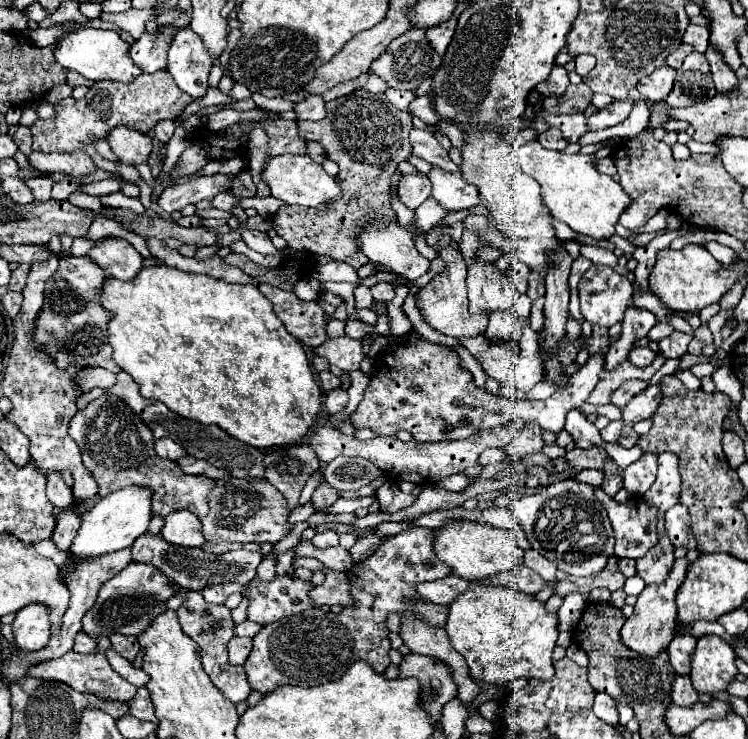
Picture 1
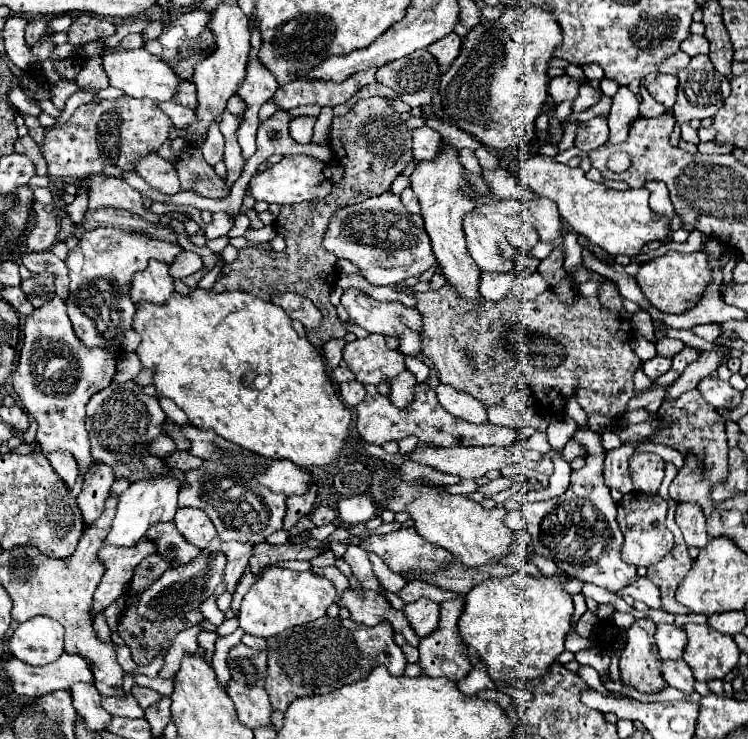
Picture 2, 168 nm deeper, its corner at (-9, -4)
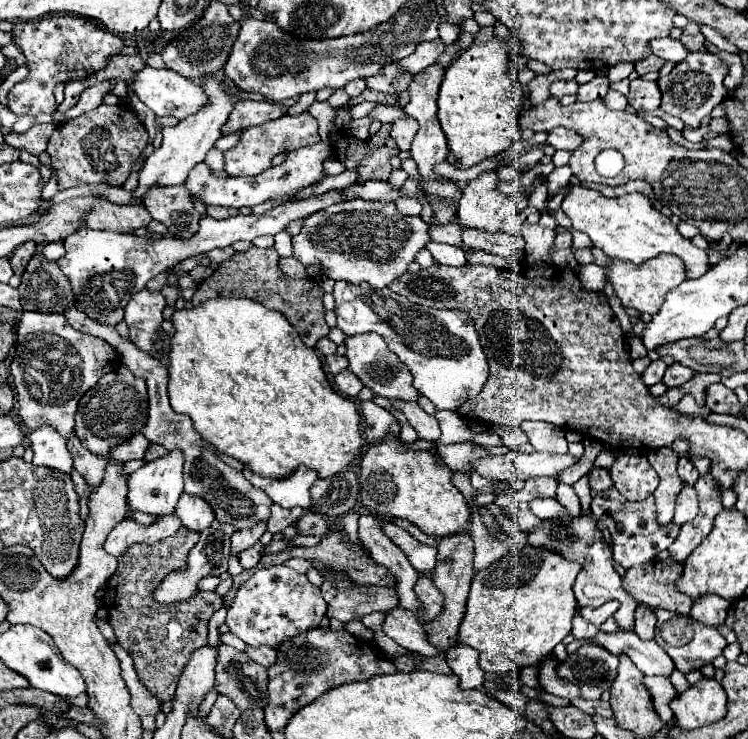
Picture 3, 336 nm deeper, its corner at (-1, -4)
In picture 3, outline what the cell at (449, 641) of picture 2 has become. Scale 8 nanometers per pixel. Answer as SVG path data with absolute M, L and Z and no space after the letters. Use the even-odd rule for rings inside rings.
M458 532L458 536L446 536L444 540L438 540L438 564L436 570L432 572L432 580L438 586L438 590L444 594L444 610L442 614L432 622L424 624L430 642L440 650L448 650L450 644L456 644L456 632L458 632L458 624L464 618L464 604L468 598L468 588L470 588L470 580L474 576L474 568L472 568L472 558L474 558L474 540L470 536L470 532Z

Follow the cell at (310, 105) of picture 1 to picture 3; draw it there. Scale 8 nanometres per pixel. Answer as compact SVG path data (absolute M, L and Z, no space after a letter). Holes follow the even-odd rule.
M302 112L298 116L282 116L274 122L266 122L262 126L244 130L238 146L224 152L224 170L228 172L228 176L256 176L272 166L272 158L276 154L290 152L290 150L294 152L298 148L304 148L304 146L310 146L316 142L320 142L318 124L308 112Z

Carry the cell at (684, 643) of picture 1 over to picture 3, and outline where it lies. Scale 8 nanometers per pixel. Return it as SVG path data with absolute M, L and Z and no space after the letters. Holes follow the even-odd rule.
M638 606L634 612L634 632L642 638L642 640L652 640L654 638L654 630L656 630L656 616L654 610L648 606Z

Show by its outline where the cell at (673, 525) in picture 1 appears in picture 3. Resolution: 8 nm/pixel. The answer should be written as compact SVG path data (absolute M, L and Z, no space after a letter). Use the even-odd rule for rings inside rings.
M684 486L678 500L676 500L676 514L674 514L674 522L678 526L682 526L684 522L694 520L694 516L698 514L698 494L692 486Z

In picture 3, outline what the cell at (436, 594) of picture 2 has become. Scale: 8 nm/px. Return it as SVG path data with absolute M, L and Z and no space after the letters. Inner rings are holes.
M364 586L354 590L338 592L328 602L328 618L350 622L370 612L388 612L398 606L398 594L394 588L378 588L378 586Z

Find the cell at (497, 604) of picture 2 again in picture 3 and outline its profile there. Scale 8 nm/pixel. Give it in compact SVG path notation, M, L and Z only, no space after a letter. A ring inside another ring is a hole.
M526 544L524 548L514 548L500 560L492 562L486 570L472 578L466 612L458 630L458 640L480 652L480 666L484 672L506 674L512 670L522 670L544 660L556 644L560 644L572 630L572 618L578 614L578 602L572 592L574 580L582 570L580 562L566 560L548 548L534 548Z

